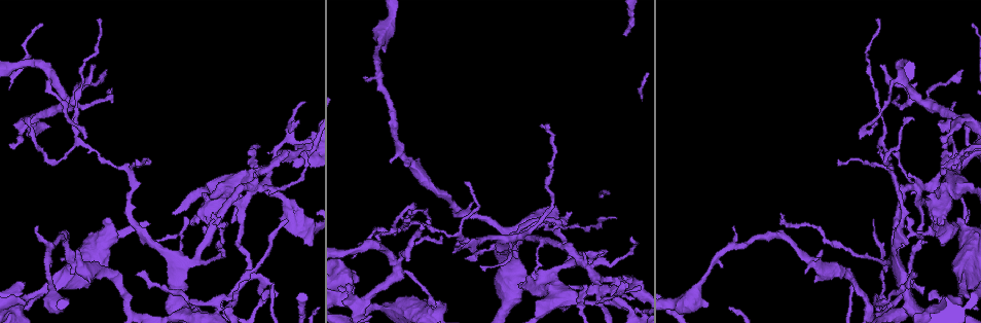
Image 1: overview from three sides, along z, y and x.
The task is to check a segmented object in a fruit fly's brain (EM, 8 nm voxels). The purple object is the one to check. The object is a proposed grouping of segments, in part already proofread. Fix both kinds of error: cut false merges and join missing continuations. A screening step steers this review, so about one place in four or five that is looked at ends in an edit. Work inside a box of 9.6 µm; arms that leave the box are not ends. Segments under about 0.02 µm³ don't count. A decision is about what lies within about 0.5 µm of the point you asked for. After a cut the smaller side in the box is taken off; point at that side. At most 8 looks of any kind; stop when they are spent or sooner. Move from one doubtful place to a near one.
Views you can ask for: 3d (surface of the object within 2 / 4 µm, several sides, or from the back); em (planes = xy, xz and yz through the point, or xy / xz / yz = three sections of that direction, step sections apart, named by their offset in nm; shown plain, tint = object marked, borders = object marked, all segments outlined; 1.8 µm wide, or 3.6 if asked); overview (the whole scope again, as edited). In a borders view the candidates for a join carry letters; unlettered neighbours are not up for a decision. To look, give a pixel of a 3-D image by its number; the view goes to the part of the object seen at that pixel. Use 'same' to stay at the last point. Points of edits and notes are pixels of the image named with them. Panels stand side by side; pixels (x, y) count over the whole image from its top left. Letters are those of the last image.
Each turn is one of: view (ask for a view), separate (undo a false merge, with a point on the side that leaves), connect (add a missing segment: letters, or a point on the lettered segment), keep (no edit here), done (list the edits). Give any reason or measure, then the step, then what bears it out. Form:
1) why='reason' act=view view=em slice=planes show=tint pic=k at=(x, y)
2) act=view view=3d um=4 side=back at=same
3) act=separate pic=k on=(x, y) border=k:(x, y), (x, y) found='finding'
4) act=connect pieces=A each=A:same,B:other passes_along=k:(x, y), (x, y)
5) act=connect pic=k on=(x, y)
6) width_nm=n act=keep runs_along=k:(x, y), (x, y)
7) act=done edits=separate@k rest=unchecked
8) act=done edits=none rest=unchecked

why='arms part here' act=view view=em slice=planes show=plain pic=1 at=(580, 257)

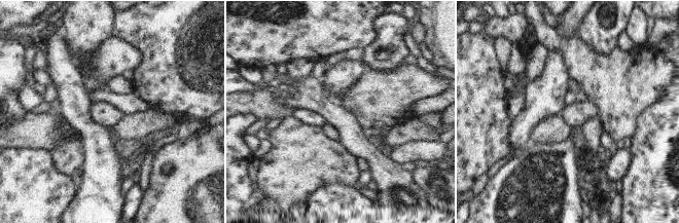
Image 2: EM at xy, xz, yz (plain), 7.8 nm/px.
why='see the neighbours' act=view view=em slice=planes show=borders at=same

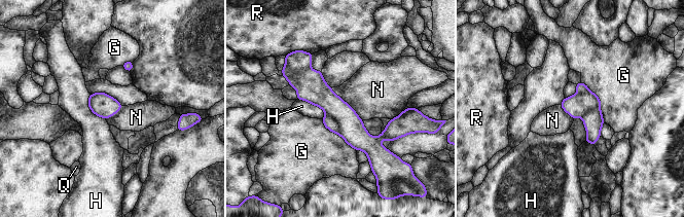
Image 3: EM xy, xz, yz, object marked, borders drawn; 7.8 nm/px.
act=separate pic=3 on=(329, 123) each=G:other,H:other,N:other,Q:other,R:other border=3:(326, 114), (335, 122), (339, 134) found='two cells meet here'

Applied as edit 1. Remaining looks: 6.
why='an open end' act=view view=em um=3.6 slice=planes show=borders pic=1 at=(312, 246)

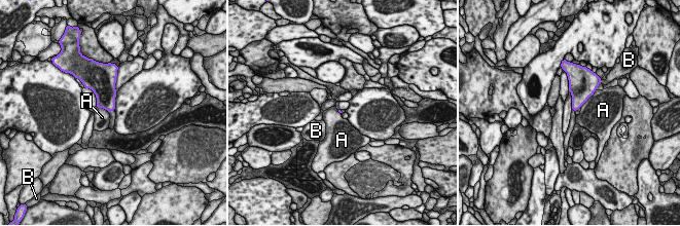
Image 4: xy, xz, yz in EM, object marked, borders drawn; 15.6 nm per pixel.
act=keep each=A:other,B:other border=4:(596, 90), (580, 106) found='none of them fits'

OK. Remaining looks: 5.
act=done edits=separate@3 rest=unchecked

